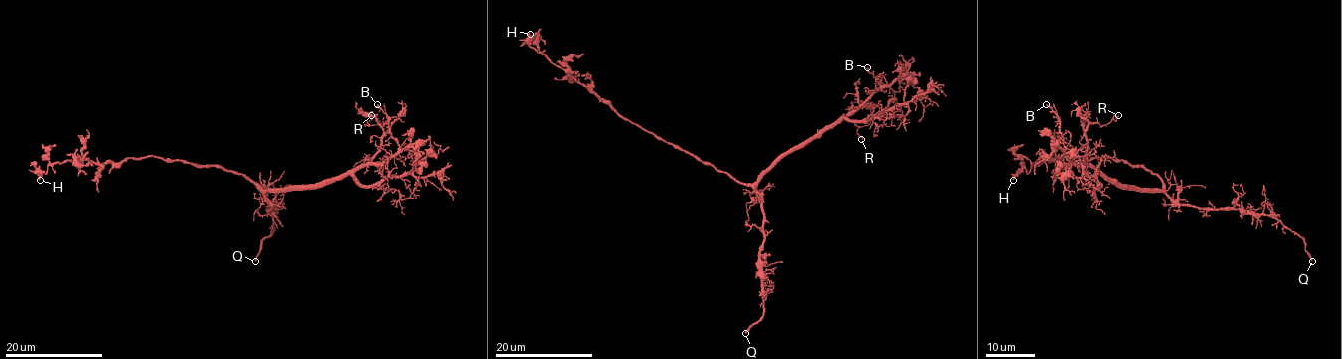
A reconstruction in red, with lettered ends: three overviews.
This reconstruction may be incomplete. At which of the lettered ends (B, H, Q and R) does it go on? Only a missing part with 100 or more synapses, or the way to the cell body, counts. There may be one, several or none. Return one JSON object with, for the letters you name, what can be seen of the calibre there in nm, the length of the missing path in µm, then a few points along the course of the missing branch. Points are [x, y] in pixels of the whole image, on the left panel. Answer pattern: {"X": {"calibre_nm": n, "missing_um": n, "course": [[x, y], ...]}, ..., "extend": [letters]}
{"Q": {"calibre_nm": 240, "missing_um": 40, "course": [[255, 261], [243, 276], [270, 250], [293, 256], [308, 254], [319, 262], [341, 262], [349, 248]]}, "extend": ["Q"]}

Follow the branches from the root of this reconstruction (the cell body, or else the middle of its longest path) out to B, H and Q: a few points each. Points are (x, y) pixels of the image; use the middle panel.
B: (732, 177), (745, 184), (756, 183), (782, 157), (818, 137), (888, 85), (878, 81), (867, 67)
H: (732, 177), (623, 119), (606, 102), (527, 45), (530, 34)
Q: (732, 177), (756, 192), (762, 202), (763, 213), (763, 246), (760, 252), (763, 312), (745, 333)

